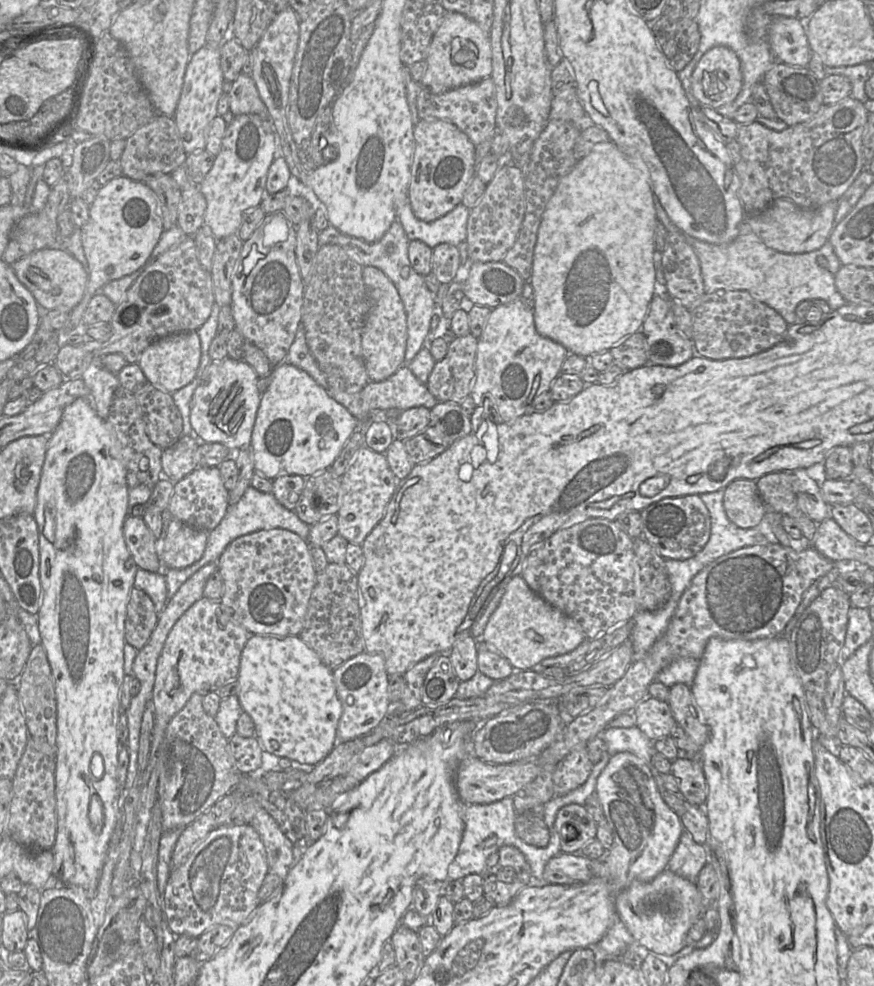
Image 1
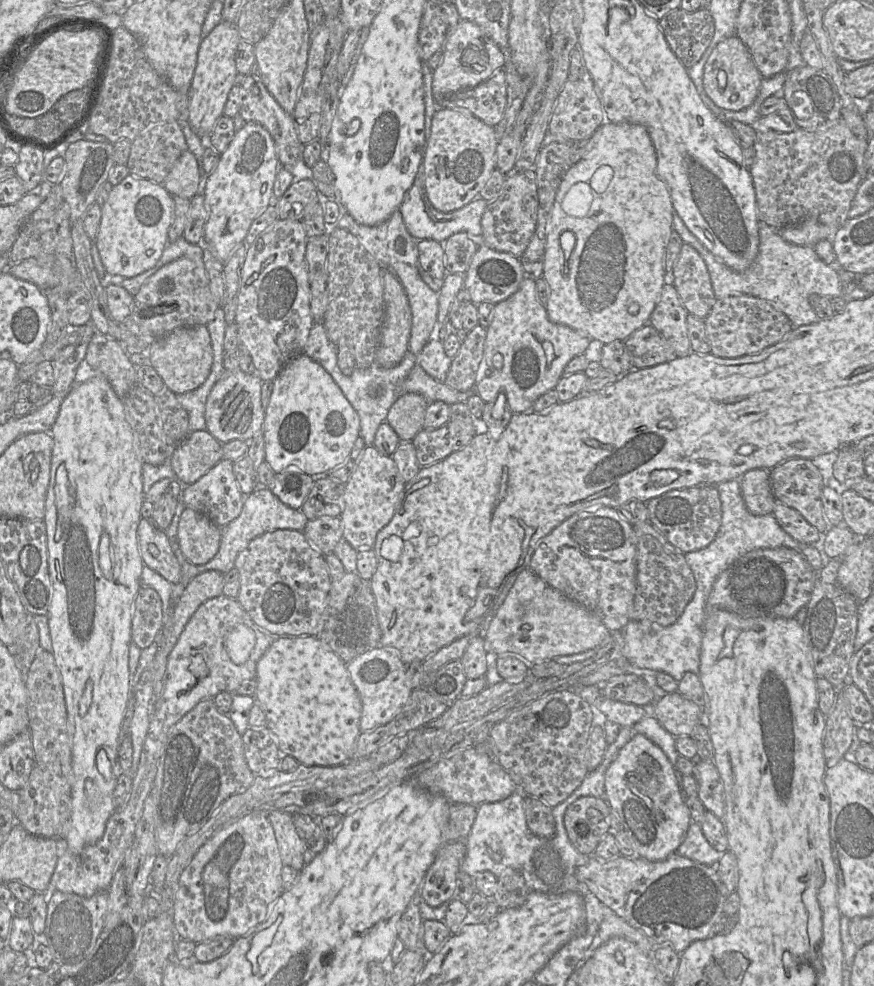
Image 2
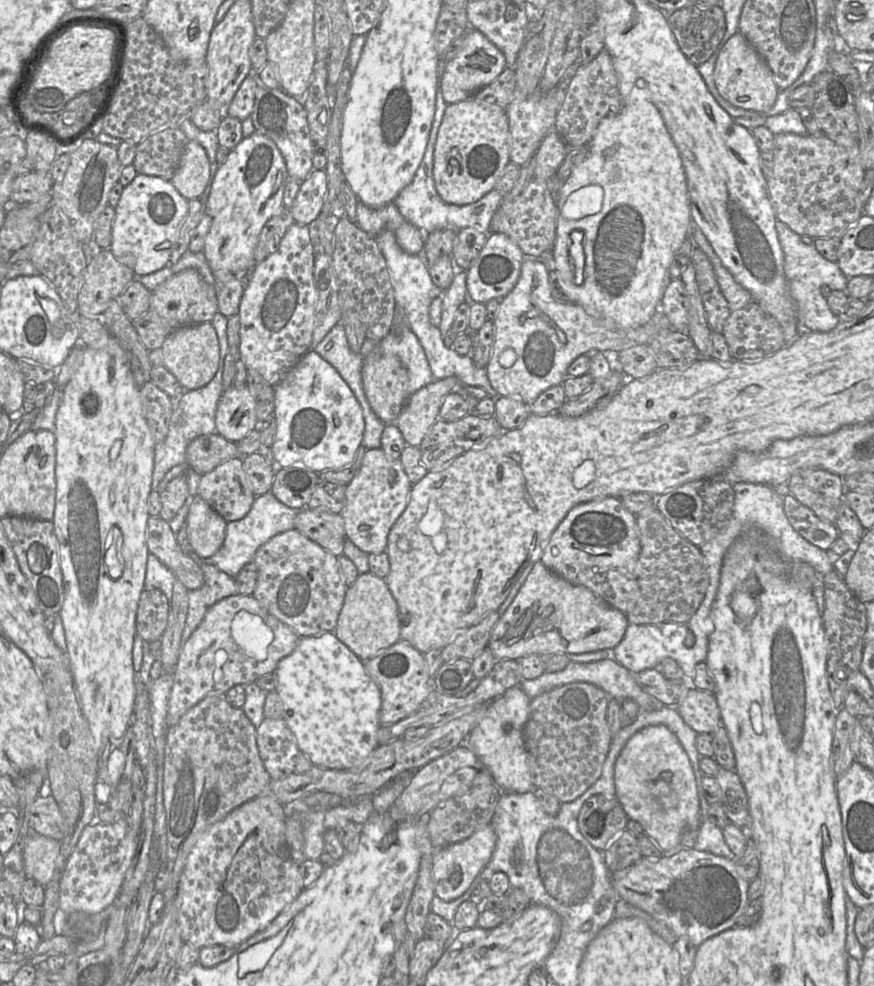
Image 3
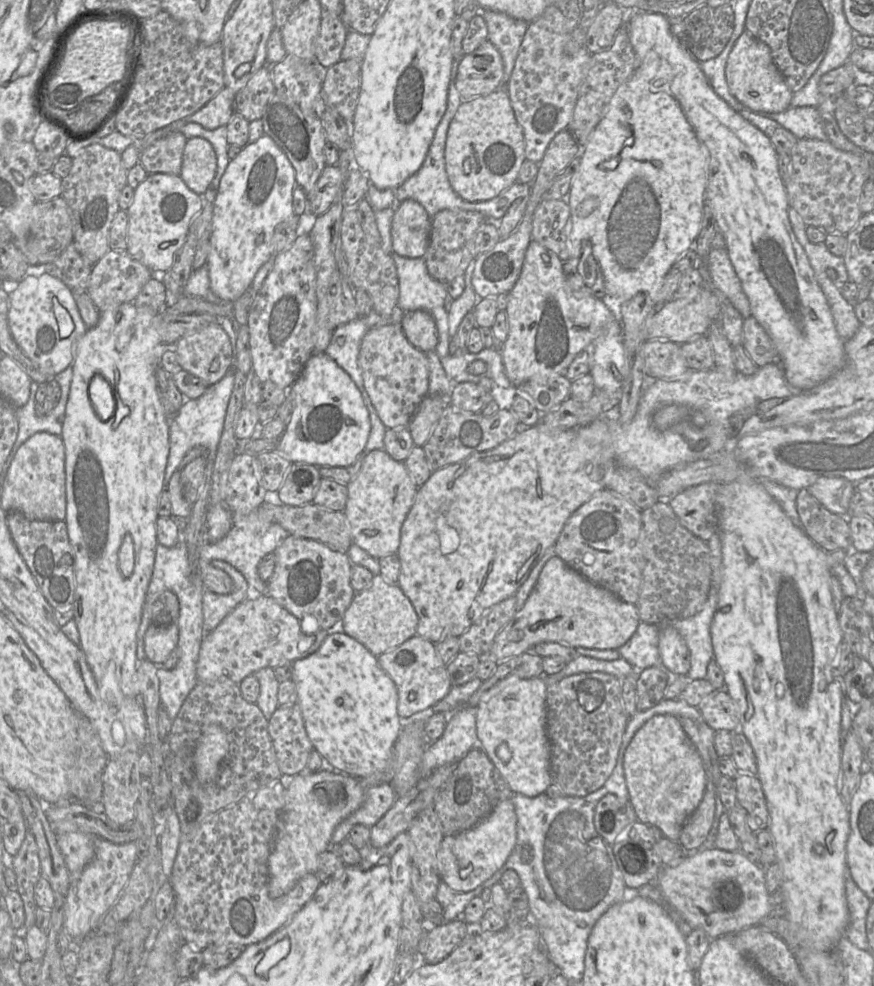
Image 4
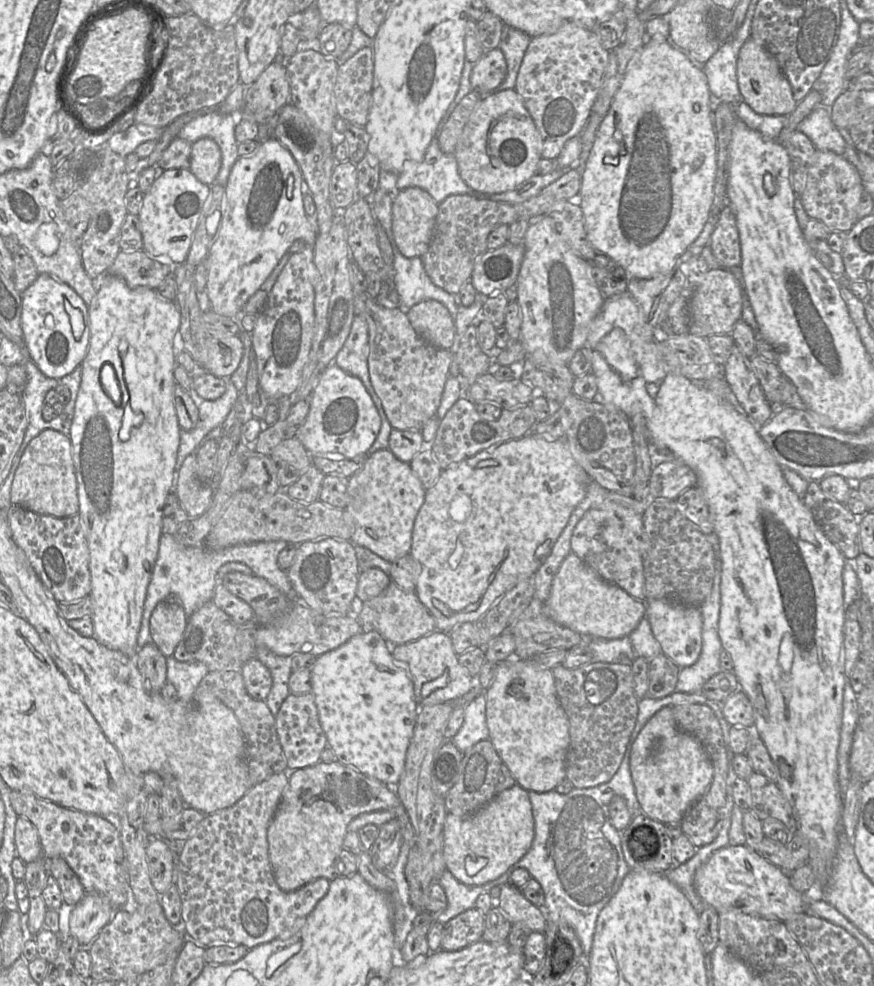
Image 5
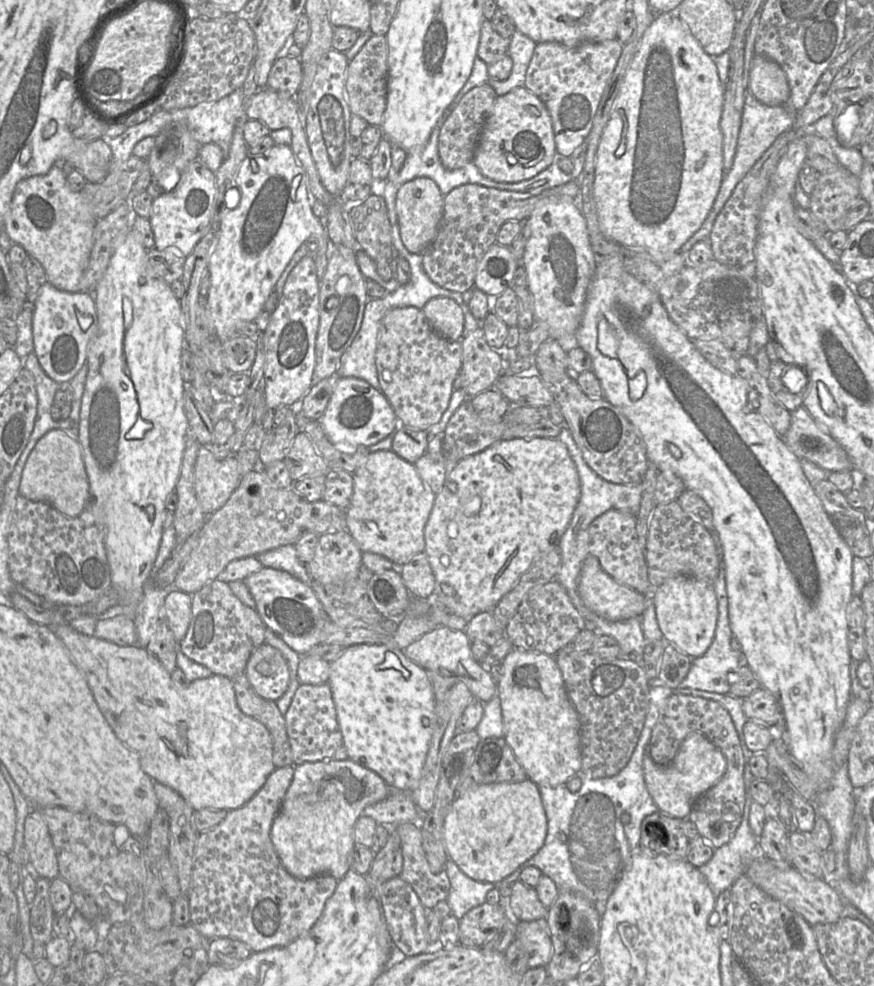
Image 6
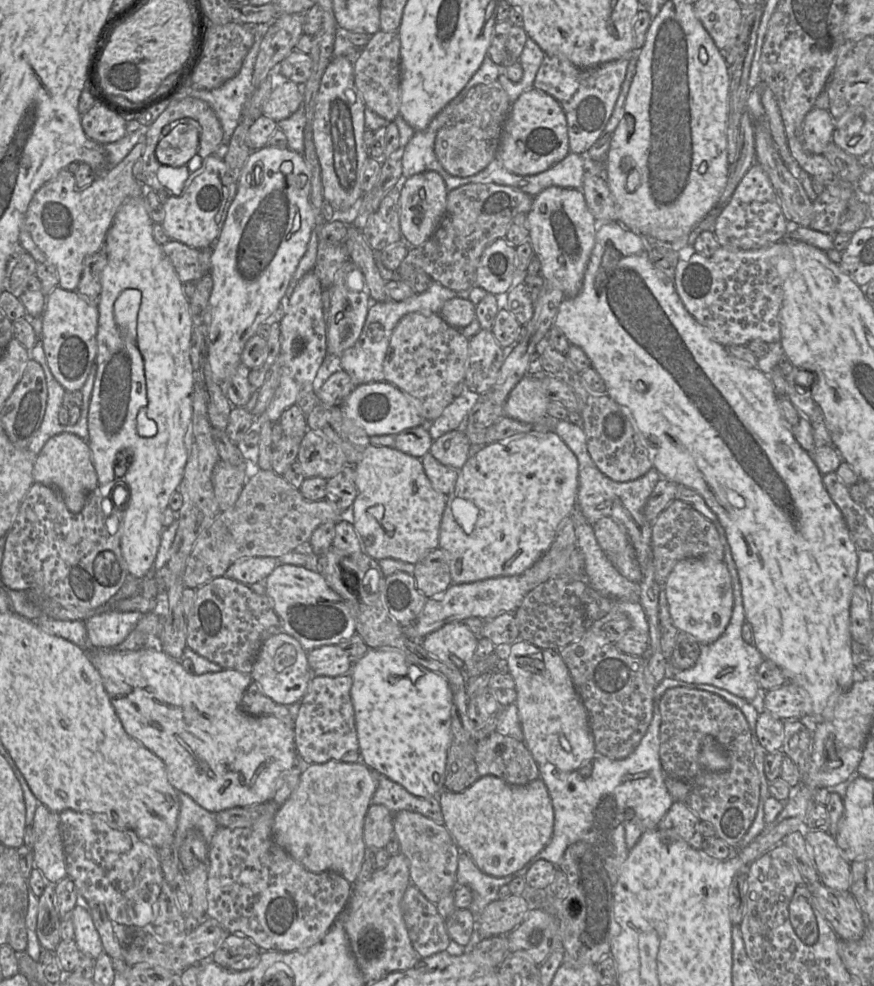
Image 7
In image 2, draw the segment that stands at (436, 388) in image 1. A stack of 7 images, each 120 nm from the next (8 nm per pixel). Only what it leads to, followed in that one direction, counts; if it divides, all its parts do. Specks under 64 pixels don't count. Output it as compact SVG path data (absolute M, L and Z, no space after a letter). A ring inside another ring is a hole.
M479 323L461 342L461 346L452 358L444 383L458 391L473 389L476 374L483 358L487 328Z

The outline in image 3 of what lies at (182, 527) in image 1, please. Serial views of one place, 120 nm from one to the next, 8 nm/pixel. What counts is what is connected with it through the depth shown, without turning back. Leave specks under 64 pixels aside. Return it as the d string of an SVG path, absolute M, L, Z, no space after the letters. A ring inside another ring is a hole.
M194 496L186 518L191 548L200 558L209 558L221 548L227 522L205 500Z

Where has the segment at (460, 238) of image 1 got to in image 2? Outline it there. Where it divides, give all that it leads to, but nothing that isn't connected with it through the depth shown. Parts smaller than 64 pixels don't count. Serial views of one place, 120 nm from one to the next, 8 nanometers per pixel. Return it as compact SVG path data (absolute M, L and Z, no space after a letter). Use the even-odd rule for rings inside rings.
M421 164L413 184L406 192L404 200L396 211L400 213L406 229L413 239L416 241L433 240L443 244L450 236L460 232L467 233L473 240L475 240L475 237L479 237L482 234L481 219L486 207L487 201L475 198L462 208L449 213L435 210L426 197L424 170Z

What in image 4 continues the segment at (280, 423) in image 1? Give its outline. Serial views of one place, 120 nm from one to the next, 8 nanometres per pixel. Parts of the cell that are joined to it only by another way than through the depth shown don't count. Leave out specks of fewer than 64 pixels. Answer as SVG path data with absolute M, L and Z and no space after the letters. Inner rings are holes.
M314 352L288 388L293 409L277 450L292 463L351 465L365 454L371 430L369 411L352 378L325 352Z

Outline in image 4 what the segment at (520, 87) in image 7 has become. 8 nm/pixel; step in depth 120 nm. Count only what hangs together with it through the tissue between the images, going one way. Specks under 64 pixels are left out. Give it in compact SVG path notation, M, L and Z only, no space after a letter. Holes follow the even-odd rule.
M482 9L480 14L488 28L488 40L502 56L504 76L501 86L505 87L511 78L529 23L492 10Z

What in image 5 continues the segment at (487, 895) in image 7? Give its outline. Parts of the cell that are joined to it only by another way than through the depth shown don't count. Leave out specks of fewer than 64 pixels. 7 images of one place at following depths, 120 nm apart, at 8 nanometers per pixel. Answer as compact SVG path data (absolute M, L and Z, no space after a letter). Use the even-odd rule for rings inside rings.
M445 869L440 875L439 882L447 897L447 907L435 915L435 921L445 924L458 914L475 907L476 899L483 893L499 886L493 880L483 885L470 886L458 881L450 871Z

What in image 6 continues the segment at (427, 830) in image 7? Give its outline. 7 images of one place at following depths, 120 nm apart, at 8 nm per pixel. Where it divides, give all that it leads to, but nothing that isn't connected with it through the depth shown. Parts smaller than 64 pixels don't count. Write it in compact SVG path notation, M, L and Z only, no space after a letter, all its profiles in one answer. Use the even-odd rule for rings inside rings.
M412 823L395 827L401 841L403 866L399 875L417 894L426 909L432 909L438 902L447 900L450 881L445 869L433 872L430 869L422 846L420 828Z

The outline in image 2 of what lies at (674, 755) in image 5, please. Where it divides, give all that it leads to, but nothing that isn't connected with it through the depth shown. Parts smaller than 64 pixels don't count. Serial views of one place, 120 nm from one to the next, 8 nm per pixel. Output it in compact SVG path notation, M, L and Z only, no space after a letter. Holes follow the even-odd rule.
M642 734L634 735L618 752L605 774L605 794L611 814L619 822L619 831L627 837L633 851L649 861L660 861L676 853L684 840L691 816L681 792L679 775L660 747Z

